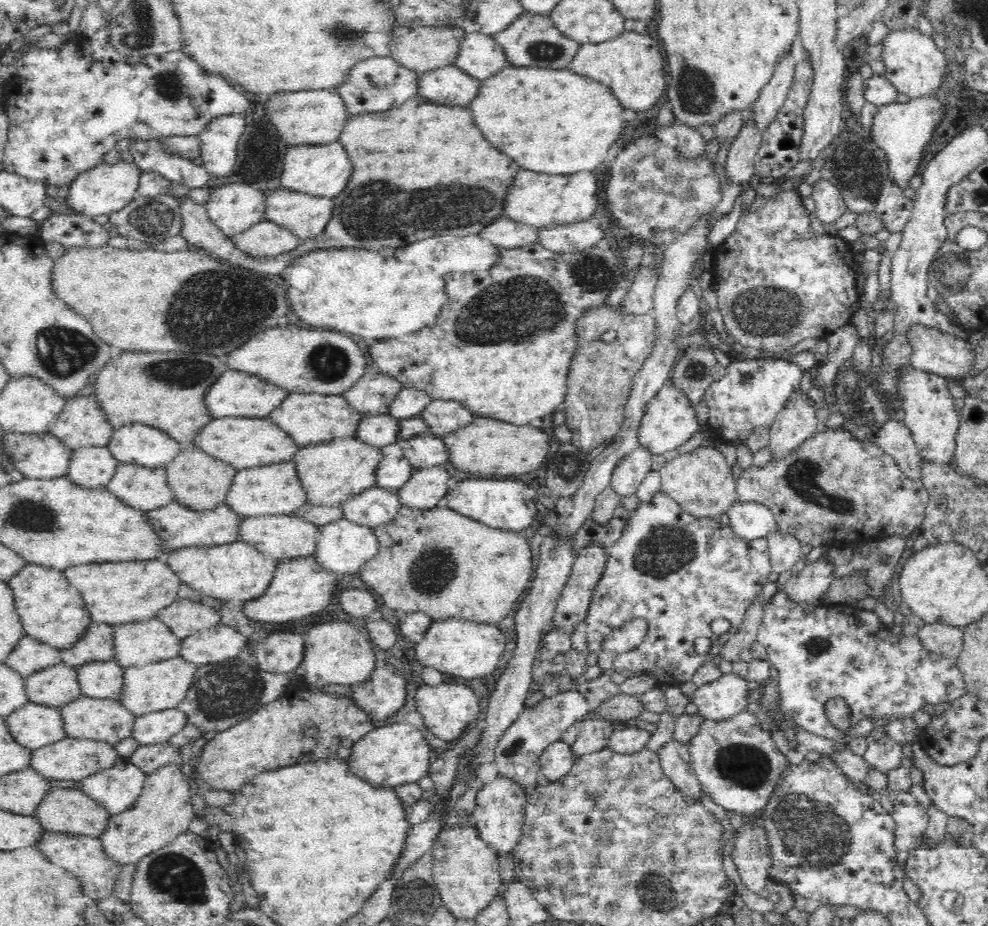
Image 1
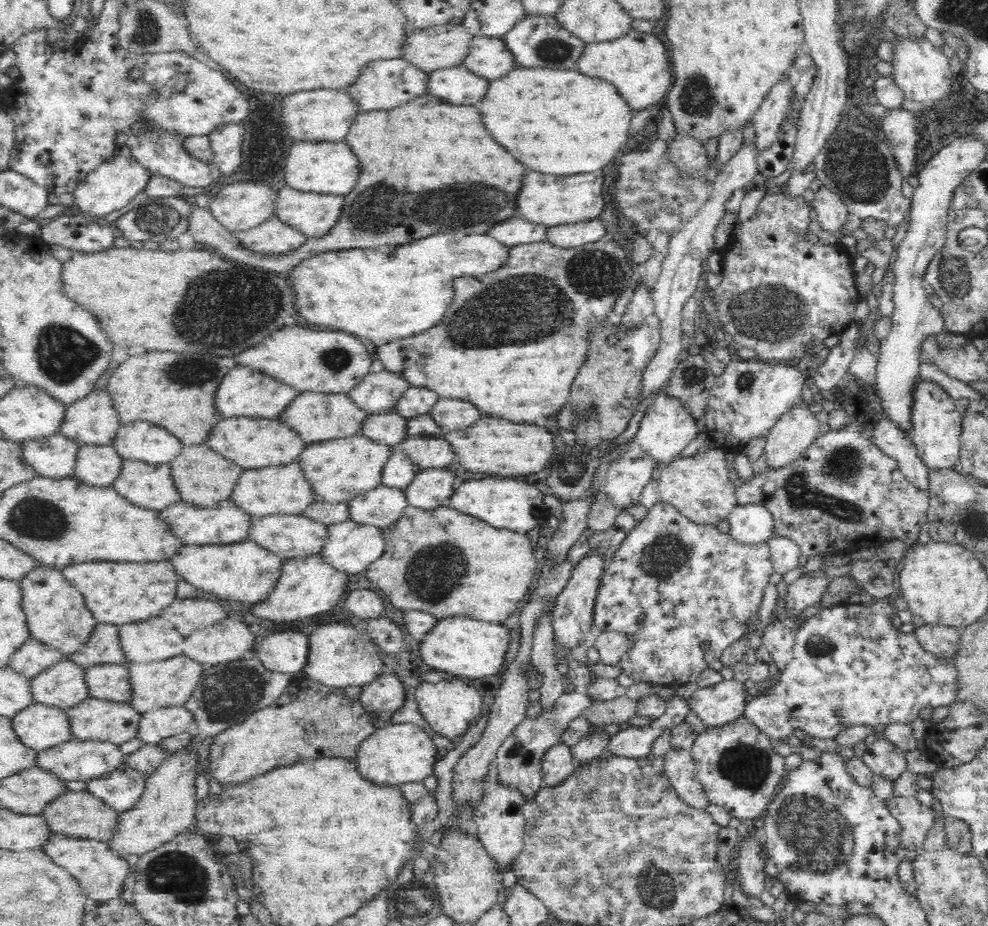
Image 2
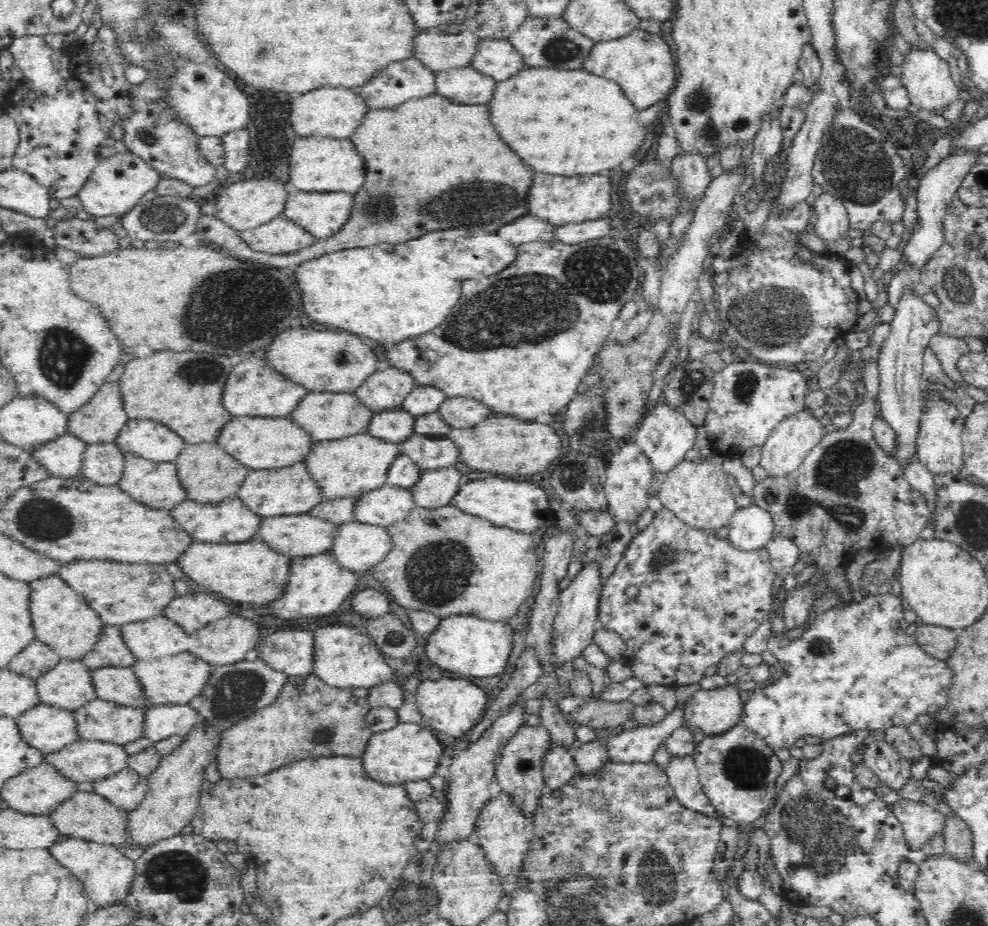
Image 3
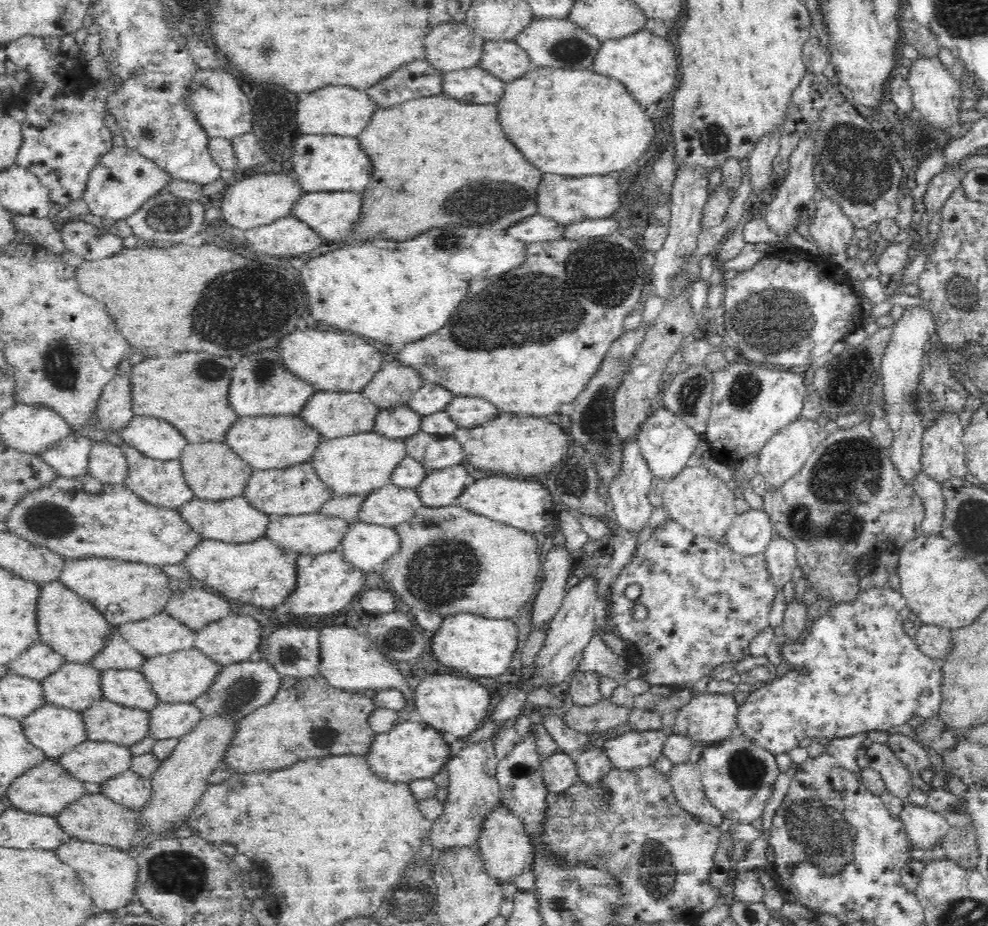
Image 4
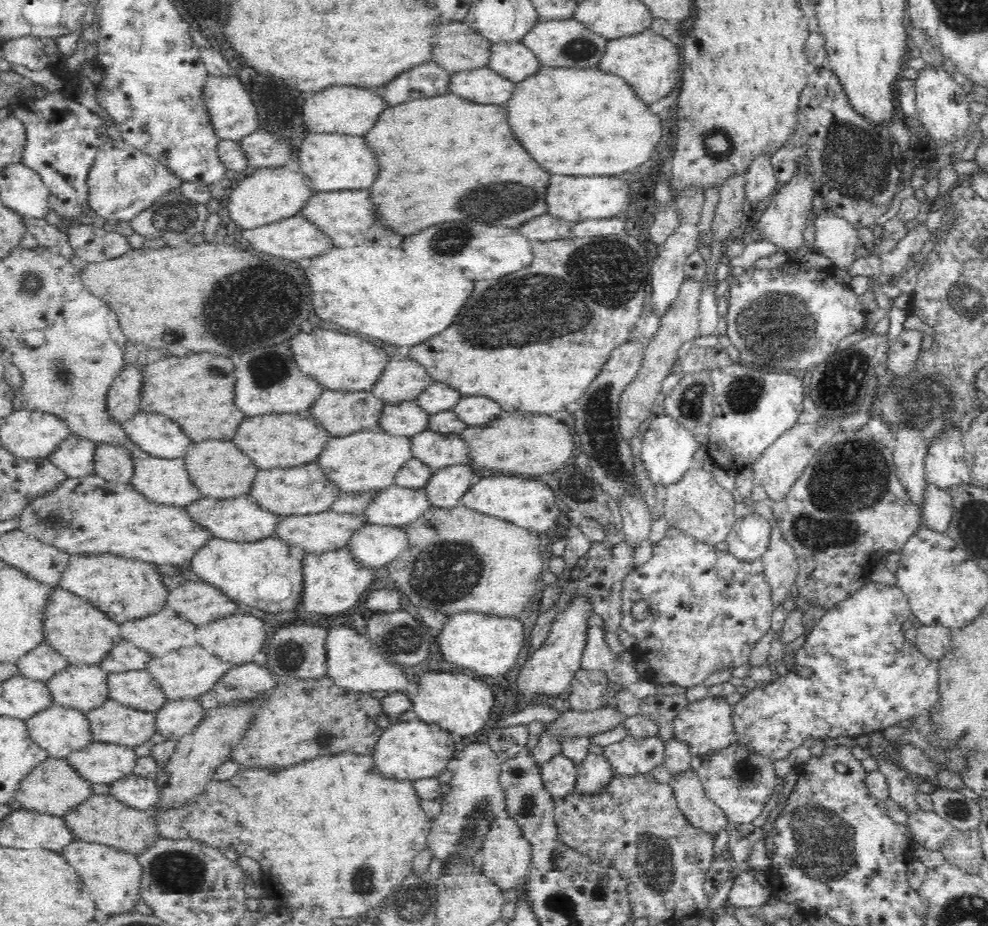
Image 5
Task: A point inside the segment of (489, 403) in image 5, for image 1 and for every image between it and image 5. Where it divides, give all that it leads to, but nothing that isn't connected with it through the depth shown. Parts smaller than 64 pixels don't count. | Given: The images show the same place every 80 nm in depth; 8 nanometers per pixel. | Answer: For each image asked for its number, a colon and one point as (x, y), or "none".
1: (444, 416)
2: (451, 414)
3: (460, 412)
4: (468, 411)

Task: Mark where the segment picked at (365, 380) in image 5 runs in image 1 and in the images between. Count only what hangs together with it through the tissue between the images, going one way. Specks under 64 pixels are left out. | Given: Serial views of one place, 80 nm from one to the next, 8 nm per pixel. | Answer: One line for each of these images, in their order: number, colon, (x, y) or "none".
1: (327, 363)
2: (325, 362)
3: (322, 361)
4: (331, 361)

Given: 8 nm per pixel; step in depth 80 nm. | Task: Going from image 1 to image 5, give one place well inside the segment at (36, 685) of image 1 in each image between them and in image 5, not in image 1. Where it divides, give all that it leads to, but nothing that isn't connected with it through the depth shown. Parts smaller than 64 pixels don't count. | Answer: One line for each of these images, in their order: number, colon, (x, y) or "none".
2: (63, 685)
3: (69, 685)
4: (77, 686)
5: (85, 687)

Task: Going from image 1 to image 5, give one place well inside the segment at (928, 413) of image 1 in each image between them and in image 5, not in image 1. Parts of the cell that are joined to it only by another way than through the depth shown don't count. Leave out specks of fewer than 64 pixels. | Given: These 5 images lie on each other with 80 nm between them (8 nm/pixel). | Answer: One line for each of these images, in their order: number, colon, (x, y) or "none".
2: (937, 426)
3: (940, 449)
4: (944, 458)
5: (946, 467)

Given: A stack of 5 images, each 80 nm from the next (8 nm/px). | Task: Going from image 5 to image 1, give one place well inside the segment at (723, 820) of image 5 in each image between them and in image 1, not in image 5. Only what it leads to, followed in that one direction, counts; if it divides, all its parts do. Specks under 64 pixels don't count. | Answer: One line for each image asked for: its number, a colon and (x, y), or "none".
1: (676, 761)
2: (679, 766)
3: (683, 774)
4: (685, 779)

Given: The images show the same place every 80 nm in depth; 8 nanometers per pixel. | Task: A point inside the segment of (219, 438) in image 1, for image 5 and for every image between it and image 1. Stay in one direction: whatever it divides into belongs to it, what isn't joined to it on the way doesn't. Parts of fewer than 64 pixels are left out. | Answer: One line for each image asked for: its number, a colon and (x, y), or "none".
2: (253, 442)
3: (259, 442)
4: (267, 442)
5: (276, 440)

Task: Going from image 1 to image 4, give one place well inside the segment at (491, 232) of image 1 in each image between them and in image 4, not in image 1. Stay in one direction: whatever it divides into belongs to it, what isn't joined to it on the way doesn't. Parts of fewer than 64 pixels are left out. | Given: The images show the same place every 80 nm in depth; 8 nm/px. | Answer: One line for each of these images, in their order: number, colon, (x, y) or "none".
2: (517, 230)
3: (528, 228)
4: (537, 228)

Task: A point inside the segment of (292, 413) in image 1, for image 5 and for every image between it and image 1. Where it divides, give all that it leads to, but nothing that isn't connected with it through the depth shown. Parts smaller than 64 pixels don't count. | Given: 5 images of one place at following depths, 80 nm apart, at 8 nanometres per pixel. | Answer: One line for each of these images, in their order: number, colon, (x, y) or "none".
2: (317, 417)
3: (327, 415)
4: (335, 414)
5: (343, 413)

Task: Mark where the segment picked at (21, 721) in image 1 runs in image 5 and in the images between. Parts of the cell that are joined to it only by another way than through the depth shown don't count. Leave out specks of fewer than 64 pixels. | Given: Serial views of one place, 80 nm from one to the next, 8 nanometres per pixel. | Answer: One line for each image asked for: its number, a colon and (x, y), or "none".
2: (40, 727)
3: (48, 728)
4: (55, 730)
5: (60, 730)

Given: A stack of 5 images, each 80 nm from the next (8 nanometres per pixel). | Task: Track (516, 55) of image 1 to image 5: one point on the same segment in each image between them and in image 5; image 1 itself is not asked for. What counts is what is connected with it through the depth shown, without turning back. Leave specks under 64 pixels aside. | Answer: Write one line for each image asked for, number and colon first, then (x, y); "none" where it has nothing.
2: (541, 41)
3: (551, 42)
4: (556, 43)
5: (569, 43)

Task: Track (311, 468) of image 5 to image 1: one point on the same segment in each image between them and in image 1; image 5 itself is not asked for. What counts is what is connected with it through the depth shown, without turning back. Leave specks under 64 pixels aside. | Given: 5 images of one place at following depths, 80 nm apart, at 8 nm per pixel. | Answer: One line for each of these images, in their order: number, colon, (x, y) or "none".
1: (275, 489)
2: (282, 490)
3: (291, 490)
4: (296, 490)

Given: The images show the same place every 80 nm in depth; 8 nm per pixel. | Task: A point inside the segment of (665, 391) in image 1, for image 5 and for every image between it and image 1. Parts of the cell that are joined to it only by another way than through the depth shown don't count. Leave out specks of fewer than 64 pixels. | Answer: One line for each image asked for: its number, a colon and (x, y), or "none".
2: (666, 429)
3: (664, 435)
4: (666, 442)
5: (668, 449)

